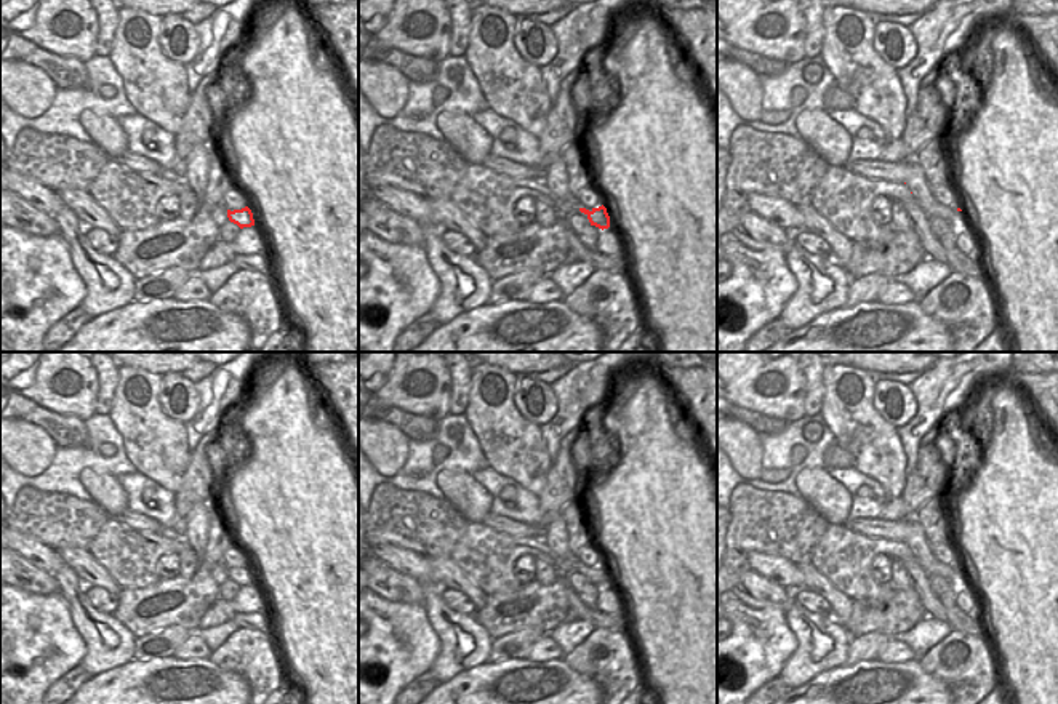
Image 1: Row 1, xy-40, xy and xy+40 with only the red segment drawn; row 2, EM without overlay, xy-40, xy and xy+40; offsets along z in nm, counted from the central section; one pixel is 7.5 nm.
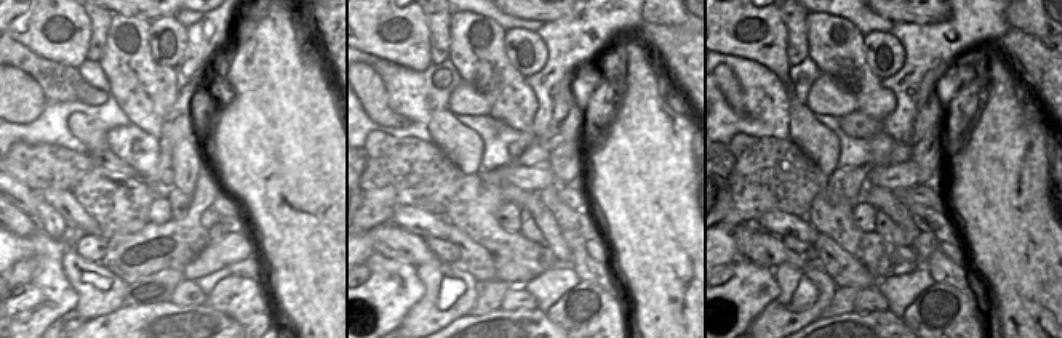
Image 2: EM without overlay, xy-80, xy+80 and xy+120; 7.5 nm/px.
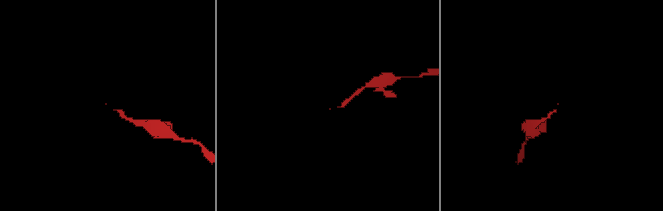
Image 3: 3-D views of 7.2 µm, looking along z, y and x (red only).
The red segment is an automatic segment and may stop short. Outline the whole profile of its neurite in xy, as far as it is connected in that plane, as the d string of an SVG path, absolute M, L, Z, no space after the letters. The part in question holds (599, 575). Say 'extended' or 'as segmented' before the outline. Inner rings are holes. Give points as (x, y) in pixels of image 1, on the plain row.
as segmented; M603 563L599 566L592 566L591 570L586 566L579 566L579 570L587 574L591 584L595 584L602 589L610 586L610 574L608 574L607 566Z

